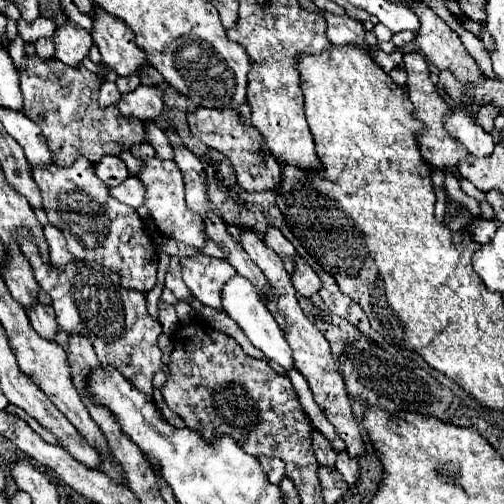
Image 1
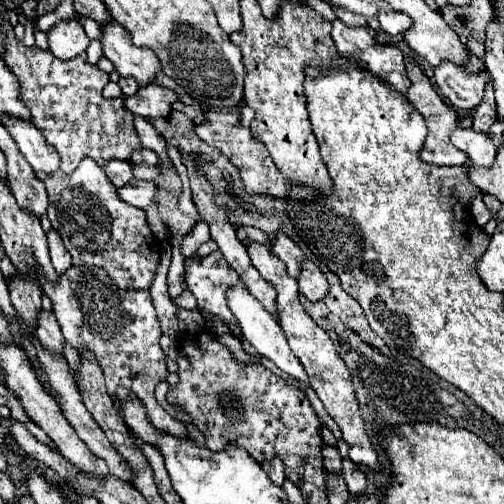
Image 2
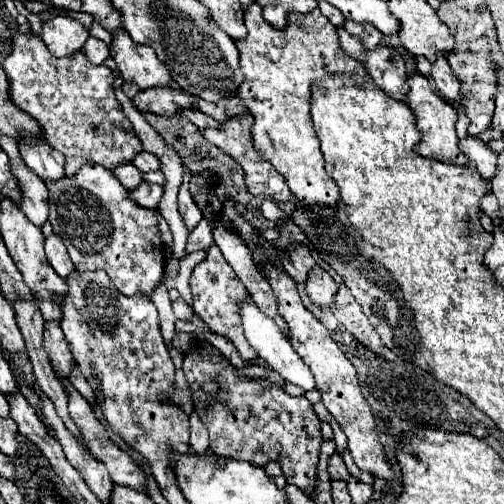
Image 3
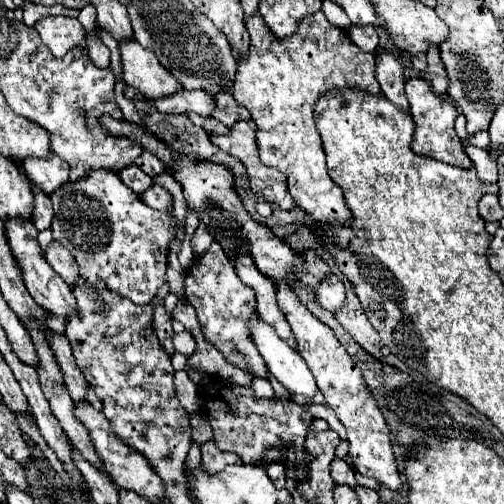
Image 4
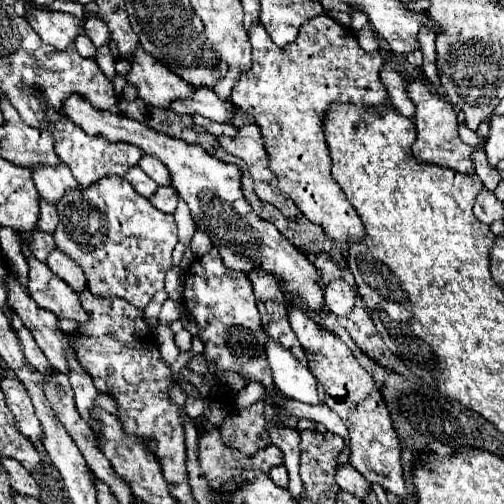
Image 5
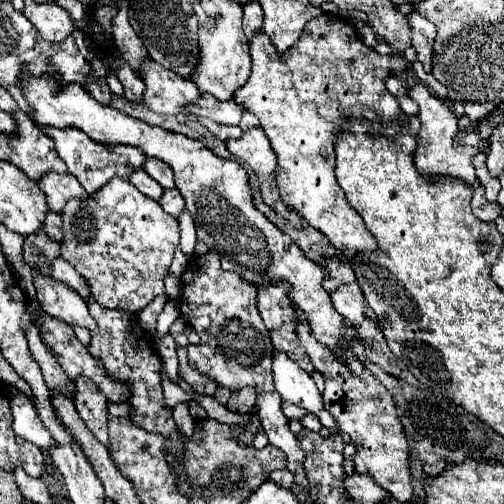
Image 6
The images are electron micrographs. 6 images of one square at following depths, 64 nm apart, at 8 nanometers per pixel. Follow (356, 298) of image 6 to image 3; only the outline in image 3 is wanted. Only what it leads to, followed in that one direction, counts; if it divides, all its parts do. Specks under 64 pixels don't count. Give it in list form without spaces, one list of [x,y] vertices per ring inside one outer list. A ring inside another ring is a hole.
[[[316,268],[308,274],[308,282],[306,282],[306,292],[310,294],[312,302],[318,306],[328,306],[334,304],[336,292],[338,292],[338,284],[330,278],[330,274],[322,268]]]

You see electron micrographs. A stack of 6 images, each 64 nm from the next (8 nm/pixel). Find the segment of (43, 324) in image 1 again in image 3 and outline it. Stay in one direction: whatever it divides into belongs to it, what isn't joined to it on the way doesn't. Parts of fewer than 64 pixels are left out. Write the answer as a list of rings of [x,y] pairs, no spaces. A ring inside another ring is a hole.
[[[50,322],[46,324],[44,330],[44,348],[52,360],[52,366],[56,368],[56,372],[70,382],[72,378],[72,368],[74,368],[74,358],[70,352],[70,344],[60,328],[60,324]]]

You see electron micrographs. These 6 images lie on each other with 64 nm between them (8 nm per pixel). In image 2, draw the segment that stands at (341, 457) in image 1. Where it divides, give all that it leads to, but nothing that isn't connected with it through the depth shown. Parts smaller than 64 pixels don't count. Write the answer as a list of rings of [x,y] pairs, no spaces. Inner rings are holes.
[[[344,458],[344,480],[346,480],[346,484],[348,484],[348,492],[352,494],[352,496],[360,496],[360,494],[364,494],[366,492],[366,476],[364,476],[364,472],[352,462],[352,460],[348,460],[348,458]]]

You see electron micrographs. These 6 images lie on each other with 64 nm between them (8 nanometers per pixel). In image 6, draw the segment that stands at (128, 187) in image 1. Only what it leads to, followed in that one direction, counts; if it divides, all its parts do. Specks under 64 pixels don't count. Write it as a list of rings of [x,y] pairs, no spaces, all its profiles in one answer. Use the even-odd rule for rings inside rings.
[[[176,188],[174,190],[166,190],[158,204],[164,208],[164,212],[168,212],[168,214],[172,214],[176,218],[186,210],[186,202],[184,202],[182,194]]]

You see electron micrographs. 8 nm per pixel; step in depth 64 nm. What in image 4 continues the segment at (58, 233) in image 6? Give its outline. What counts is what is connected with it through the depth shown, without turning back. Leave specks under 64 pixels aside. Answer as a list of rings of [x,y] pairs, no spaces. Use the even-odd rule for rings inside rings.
[[[36,186],[32,190],[36,192],[36,212],[32,214],[32,224],[36,226],[36,230],[46,230],[46,228],[52,226],[52,220],[54,220],[52,202]]]

